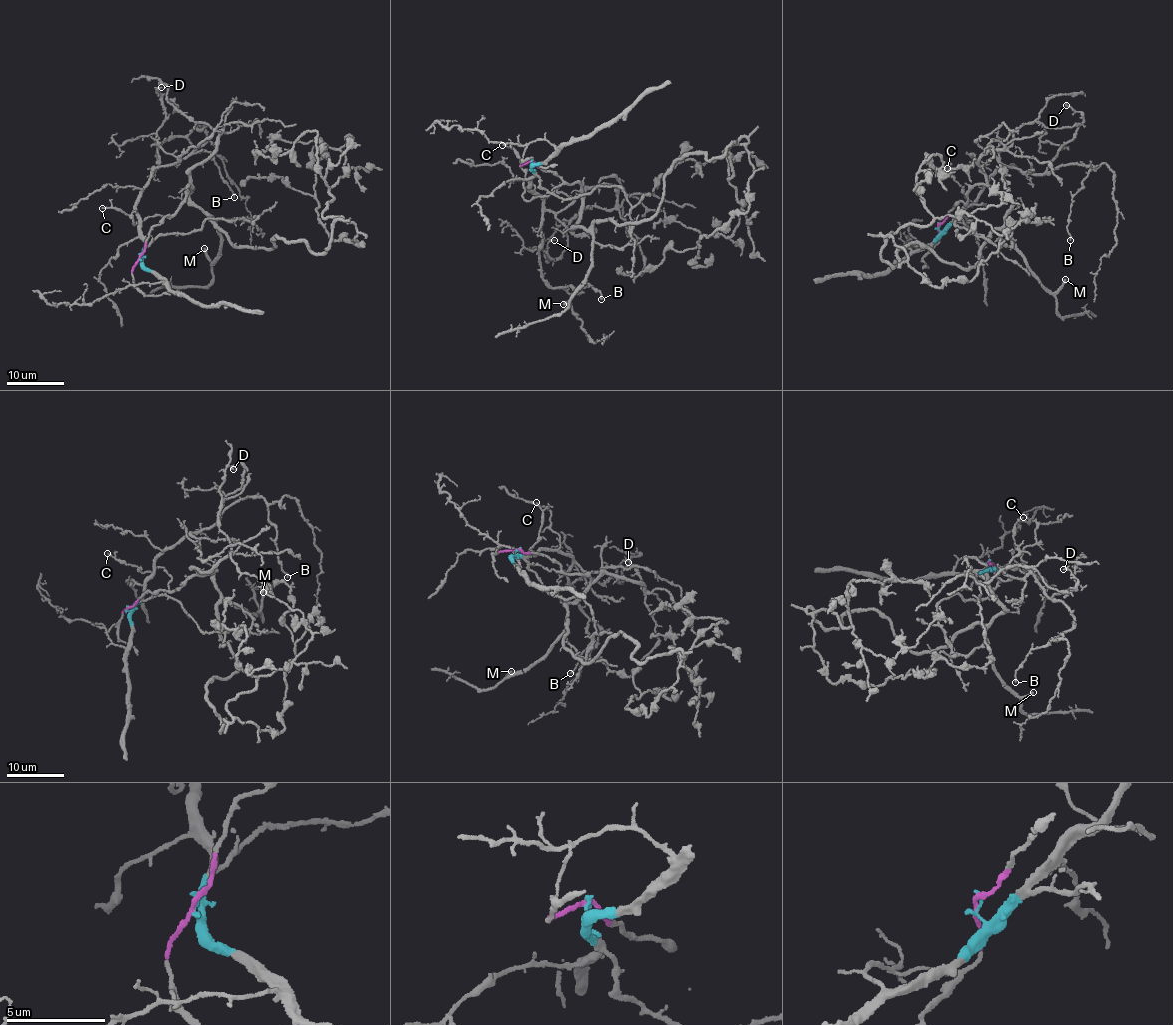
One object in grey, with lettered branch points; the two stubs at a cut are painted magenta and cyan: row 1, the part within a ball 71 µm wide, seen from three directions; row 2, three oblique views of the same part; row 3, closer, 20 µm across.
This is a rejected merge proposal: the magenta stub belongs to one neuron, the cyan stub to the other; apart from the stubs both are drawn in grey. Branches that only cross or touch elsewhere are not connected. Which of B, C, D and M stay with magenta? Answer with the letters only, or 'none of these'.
C, M

